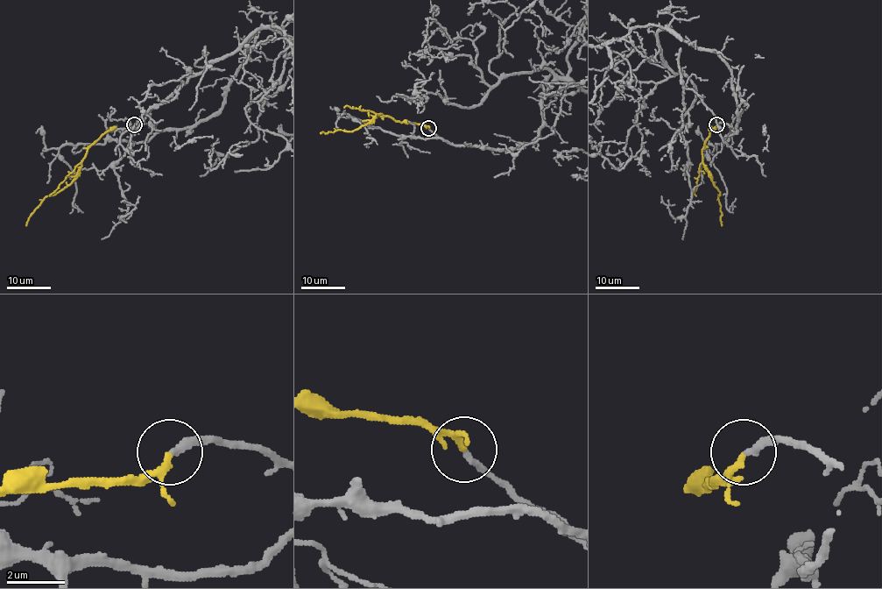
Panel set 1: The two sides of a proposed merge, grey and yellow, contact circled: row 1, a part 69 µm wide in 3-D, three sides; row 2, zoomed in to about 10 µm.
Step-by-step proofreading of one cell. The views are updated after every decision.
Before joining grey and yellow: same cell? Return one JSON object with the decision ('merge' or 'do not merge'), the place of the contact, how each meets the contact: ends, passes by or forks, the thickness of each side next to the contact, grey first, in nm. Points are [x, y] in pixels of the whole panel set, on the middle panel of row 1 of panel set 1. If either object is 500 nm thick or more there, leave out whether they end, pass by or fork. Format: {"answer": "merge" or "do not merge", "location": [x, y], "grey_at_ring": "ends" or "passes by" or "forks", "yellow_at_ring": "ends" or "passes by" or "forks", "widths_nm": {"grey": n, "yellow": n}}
{"answer": "merge", "location": [428, 128], "grey_at_ring": "ends", "yellow_at_ring": "passes by", "widths_nm": {"grey": 220, "yellow": 160}}

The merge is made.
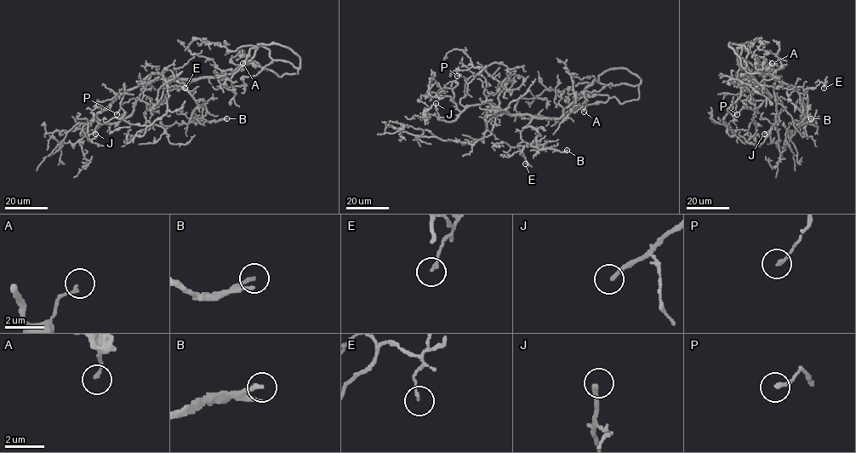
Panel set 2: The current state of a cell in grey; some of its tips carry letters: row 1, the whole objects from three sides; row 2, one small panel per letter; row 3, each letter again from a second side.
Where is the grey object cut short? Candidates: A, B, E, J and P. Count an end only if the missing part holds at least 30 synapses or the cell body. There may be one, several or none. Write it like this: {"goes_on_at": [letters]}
{"goes_on_at": ["B", "J"]}

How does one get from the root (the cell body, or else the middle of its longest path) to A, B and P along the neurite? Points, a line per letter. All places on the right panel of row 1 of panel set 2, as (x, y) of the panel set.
A: (767, 73), (740, 56), (742, 47), (747, 72), (764, 77), (757, 71), (772, 63)
B: (767, 73), (778, 77), (778, 81), (788, 86), (787, 94), (790, 101), (805, 121), (810, 121), (811, 118)
P: (767, 73), (778, 77), (763, 76), (767, 93), (760, 91), (755, 83), (741, 92), (736, 102), (737, 114)

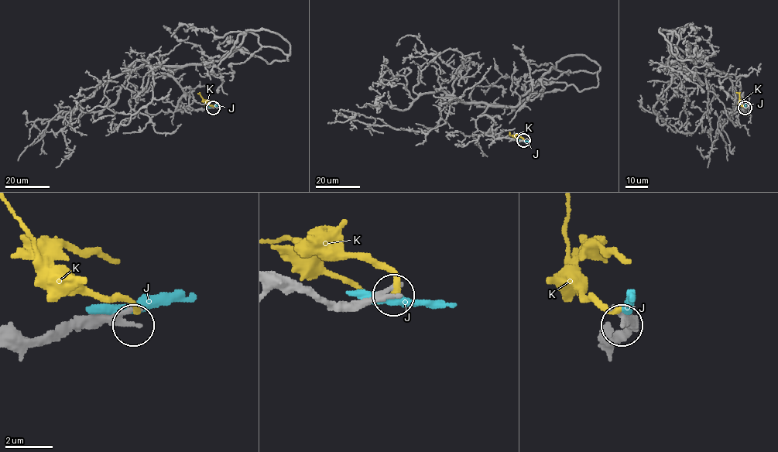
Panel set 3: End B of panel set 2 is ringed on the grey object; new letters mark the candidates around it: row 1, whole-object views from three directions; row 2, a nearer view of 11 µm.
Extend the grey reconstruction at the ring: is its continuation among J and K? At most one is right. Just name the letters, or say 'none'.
none

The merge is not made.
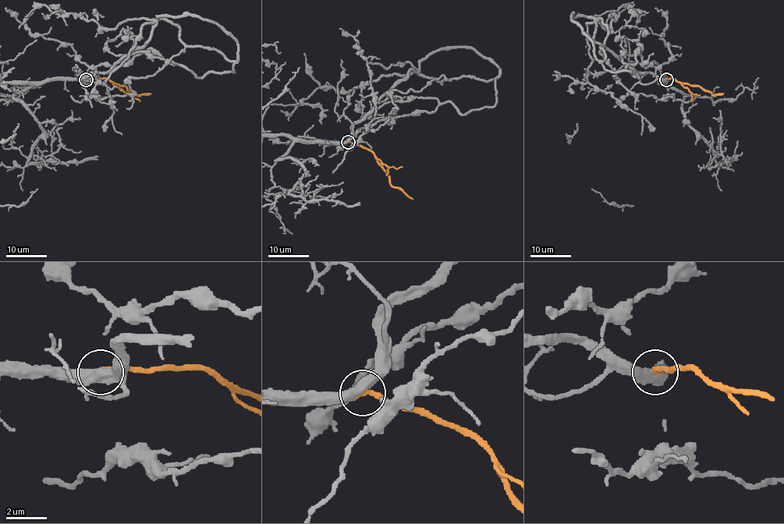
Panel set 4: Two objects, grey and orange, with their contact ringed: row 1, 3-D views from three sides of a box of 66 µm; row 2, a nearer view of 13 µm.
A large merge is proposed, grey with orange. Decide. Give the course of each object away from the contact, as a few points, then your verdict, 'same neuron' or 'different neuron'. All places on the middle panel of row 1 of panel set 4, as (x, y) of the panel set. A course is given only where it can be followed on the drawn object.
course grey (347, 141), (411, 69), (496, 77), (492, 107), (384, 118), (339, 147), (267, 130); course orange (348, 141), (360, 144), (370, 150), (393, 186), (399, 187), (413, 199); same neuron

